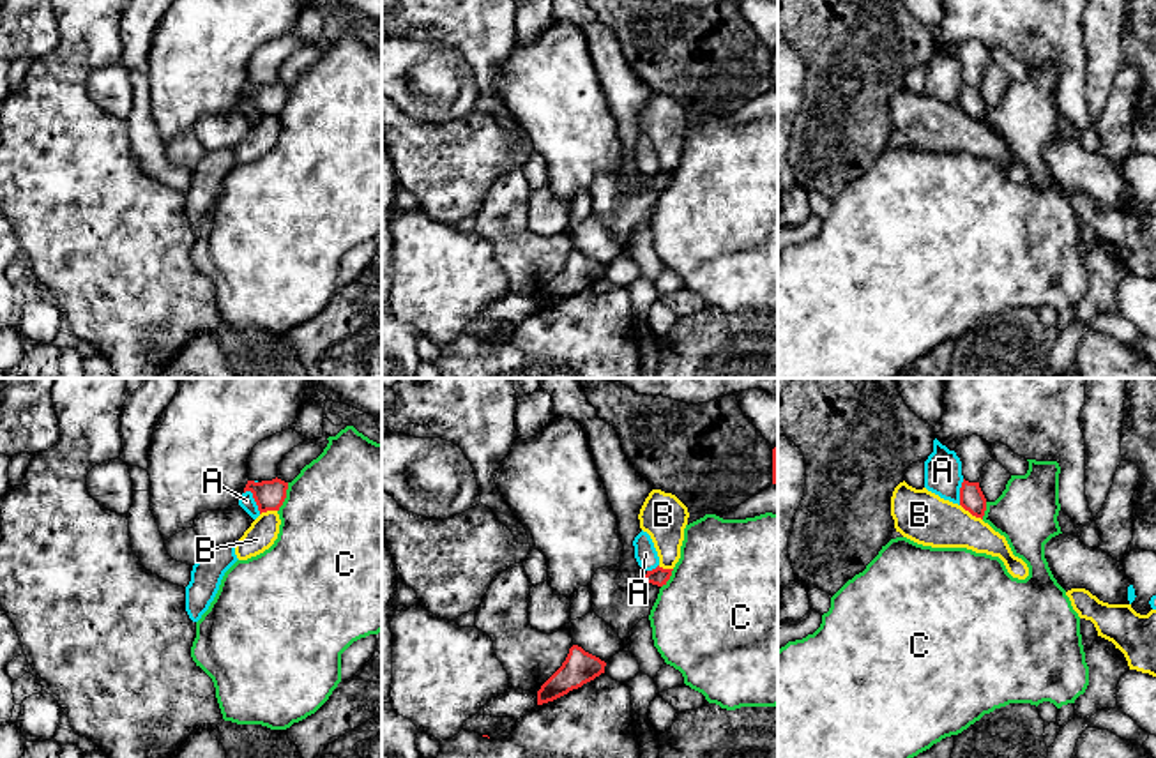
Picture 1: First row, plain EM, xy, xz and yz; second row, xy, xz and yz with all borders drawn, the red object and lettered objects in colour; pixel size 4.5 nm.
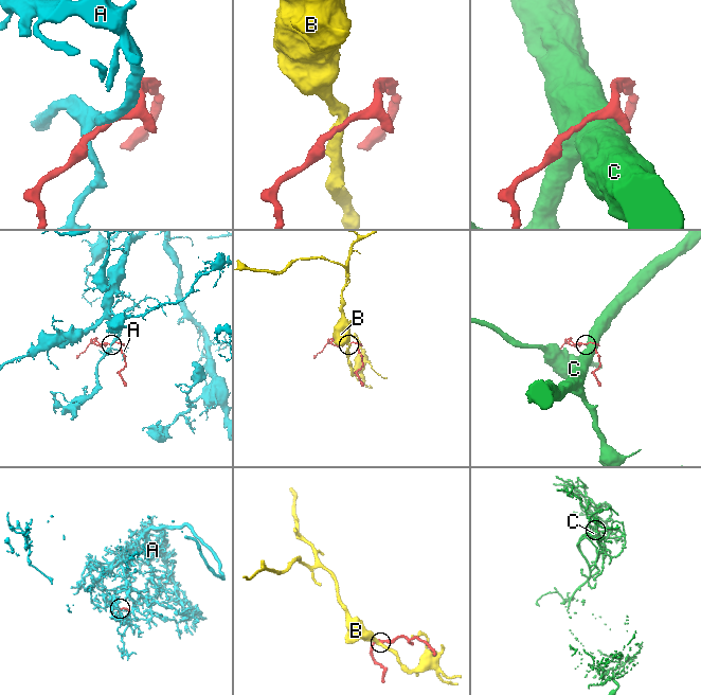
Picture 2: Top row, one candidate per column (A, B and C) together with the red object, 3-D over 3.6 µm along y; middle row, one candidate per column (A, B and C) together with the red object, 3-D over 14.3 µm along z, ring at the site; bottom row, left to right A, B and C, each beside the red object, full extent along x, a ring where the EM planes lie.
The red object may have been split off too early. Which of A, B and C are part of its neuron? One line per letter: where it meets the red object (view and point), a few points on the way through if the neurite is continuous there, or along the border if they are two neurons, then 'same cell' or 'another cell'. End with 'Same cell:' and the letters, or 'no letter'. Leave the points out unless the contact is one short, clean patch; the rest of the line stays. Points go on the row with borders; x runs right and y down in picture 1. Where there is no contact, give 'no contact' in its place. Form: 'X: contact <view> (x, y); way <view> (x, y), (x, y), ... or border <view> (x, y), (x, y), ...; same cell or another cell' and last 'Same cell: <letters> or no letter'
A: contact xy (255, 500); border xy (246, 490), (251, 493), (260, 513); another cell
B: contact yz (971, 513); border yz (960, 504), (981, 520); another cell
C: contact xy (285, 497); another cell
Same cell: no letter

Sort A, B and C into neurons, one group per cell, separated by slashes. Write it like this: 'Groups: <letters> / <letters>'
Groups: A / B / C

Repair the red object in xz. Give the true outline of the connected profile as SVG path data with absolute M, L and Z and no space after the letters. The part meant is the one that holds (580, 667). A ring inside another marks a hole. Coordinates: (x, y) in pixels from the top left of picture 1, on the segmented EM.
M573 645L562 666L537 691L537 705L553 701L605 673L606 663Z

